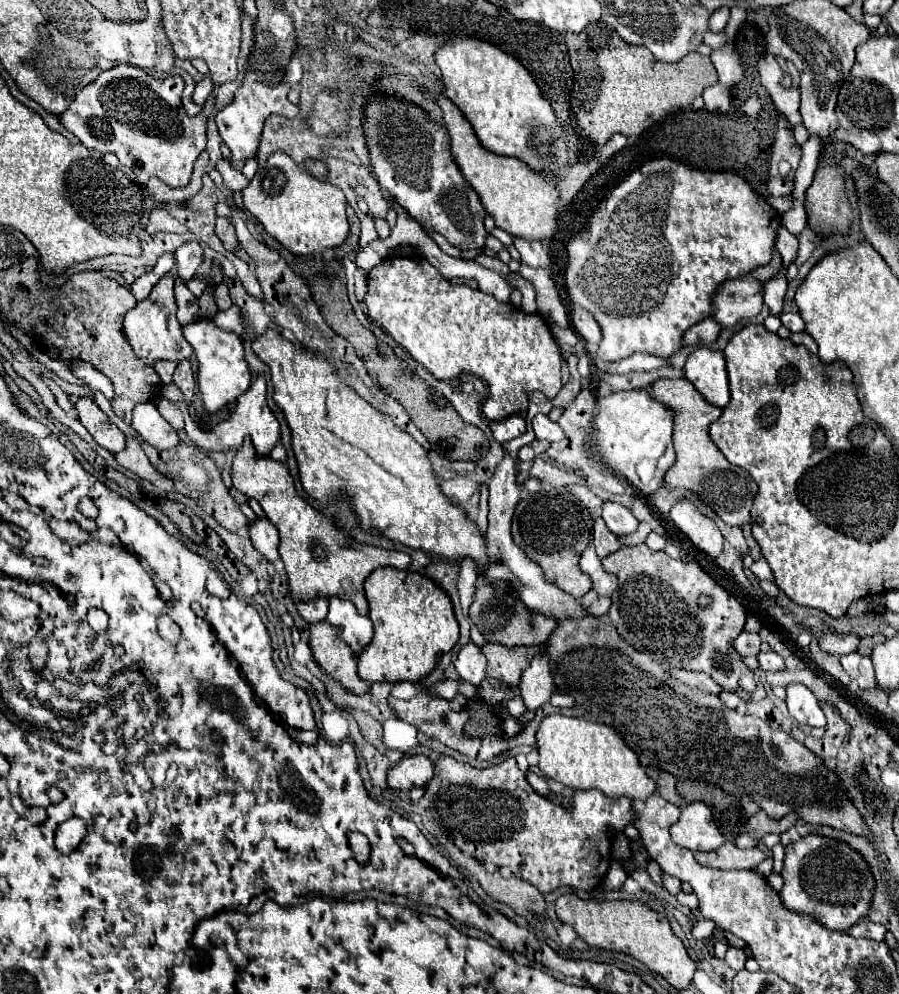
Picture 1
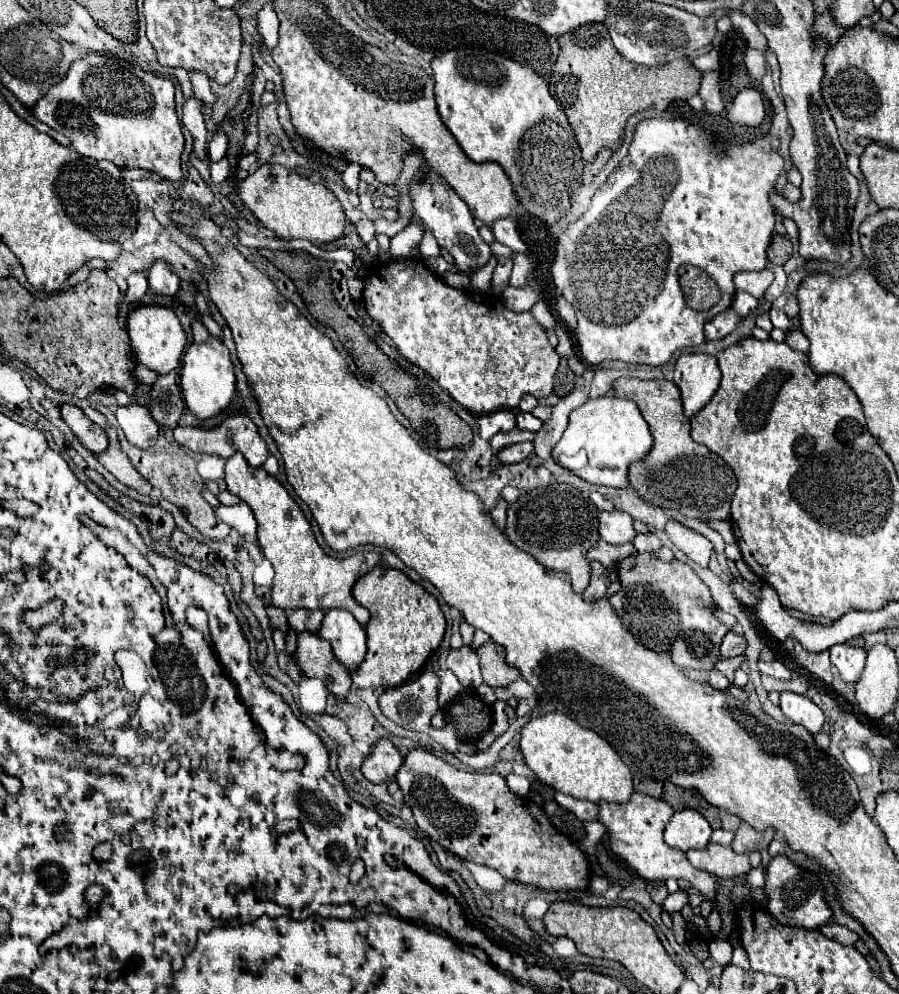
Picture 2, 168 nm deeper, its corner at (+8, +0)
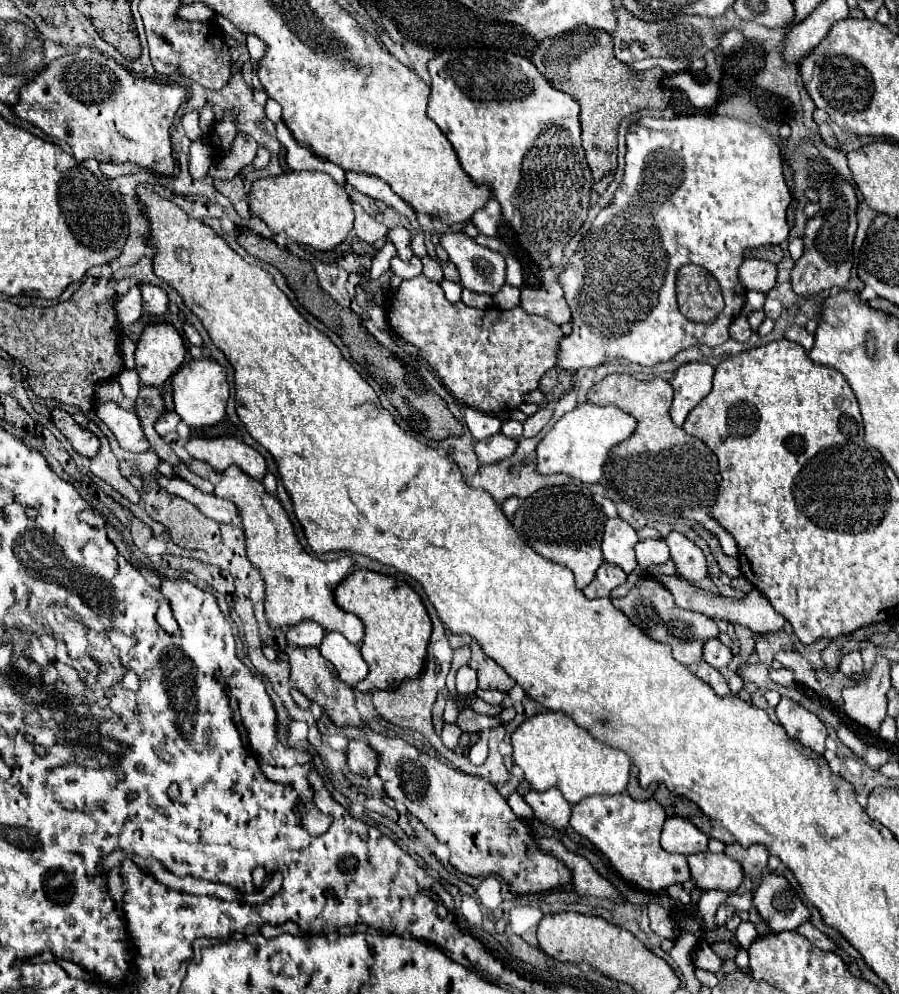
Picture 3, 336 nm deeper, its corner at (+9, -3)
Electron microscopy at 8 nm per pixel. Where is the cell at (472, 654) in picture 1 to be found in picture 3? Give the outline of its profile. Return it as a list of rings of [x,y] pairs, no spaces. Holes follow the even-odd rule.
[[[468,665],[460,667],[458,673],[456,673],[456,693],[466,699],[466,697],[474,695],[476,687],[478,687],[478,683],[476,683],[476,671],[472,667],[468,667]]]

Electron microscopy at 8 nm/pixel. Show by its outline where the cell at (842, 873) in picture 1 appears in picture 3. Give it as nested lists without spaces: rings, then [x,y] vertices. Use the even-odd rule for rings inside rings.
[[[768,873],[754,891],[754,909],[772,931],[794,931],[810,919],[808,907],[794,893],[790,883],[776,873]]]

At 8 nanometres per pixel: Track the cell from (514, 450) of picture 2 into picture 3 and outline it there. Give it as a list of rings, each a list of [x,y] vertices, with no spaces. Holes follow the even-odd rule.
[[[496,433],[484,441],[474,441],[474,451],[476,451],[480,463],[496,463],[496,461],[512,455],[512,451],[516,451],[516,441]]]

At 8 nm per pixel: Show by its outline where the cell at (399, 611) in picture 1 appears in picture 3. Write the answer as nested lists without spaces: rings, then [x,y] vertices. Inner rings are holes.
[[[358,569],[338,583],[334,589],[334,599],[340,609],[356,615],[366,629],[360,651],[370,667],[370,673],[356,685],[358,691],[396,687],[396,683],[422,673],[432,623],[420,595],[410,585],[396,581],[394,577]]]

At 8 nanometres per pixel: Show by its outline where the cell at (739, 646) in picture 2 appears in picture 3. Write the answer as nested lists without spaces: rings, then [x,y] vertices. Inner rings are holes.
[[[708,639],[702,647],[702,659],[716,669],[724,669],[732,661],[732,653],[720,639]]]

